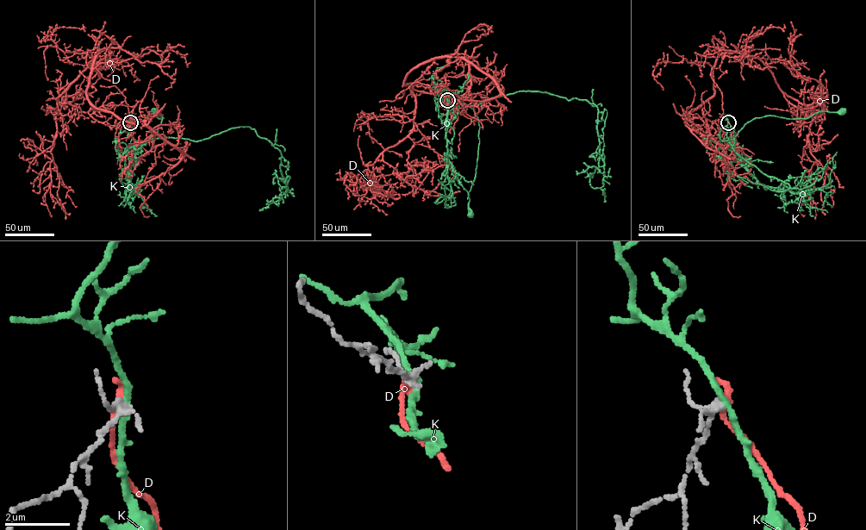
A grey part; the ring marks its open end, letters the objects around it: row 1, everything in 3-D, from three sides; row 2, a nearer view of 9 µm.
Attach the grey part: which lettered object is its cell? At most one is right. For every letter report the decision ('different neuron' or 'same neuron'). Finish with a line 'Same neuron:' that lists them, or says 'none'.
D: different neuron
K: different neuron
Same neuron: none

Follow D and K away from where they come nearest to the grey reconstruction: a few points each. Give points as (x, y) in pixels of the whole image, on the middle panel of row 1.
D: (447, 100), (470, 85), (463, 58), (435, 73), (445, 95), (409, 84), (413, 128), (366, 180), (382, 186)
K: (447, 100), (451, 110), (453, 102), (464, 103), (477, 118), (476, 174), (468, 192), (470, 215)

